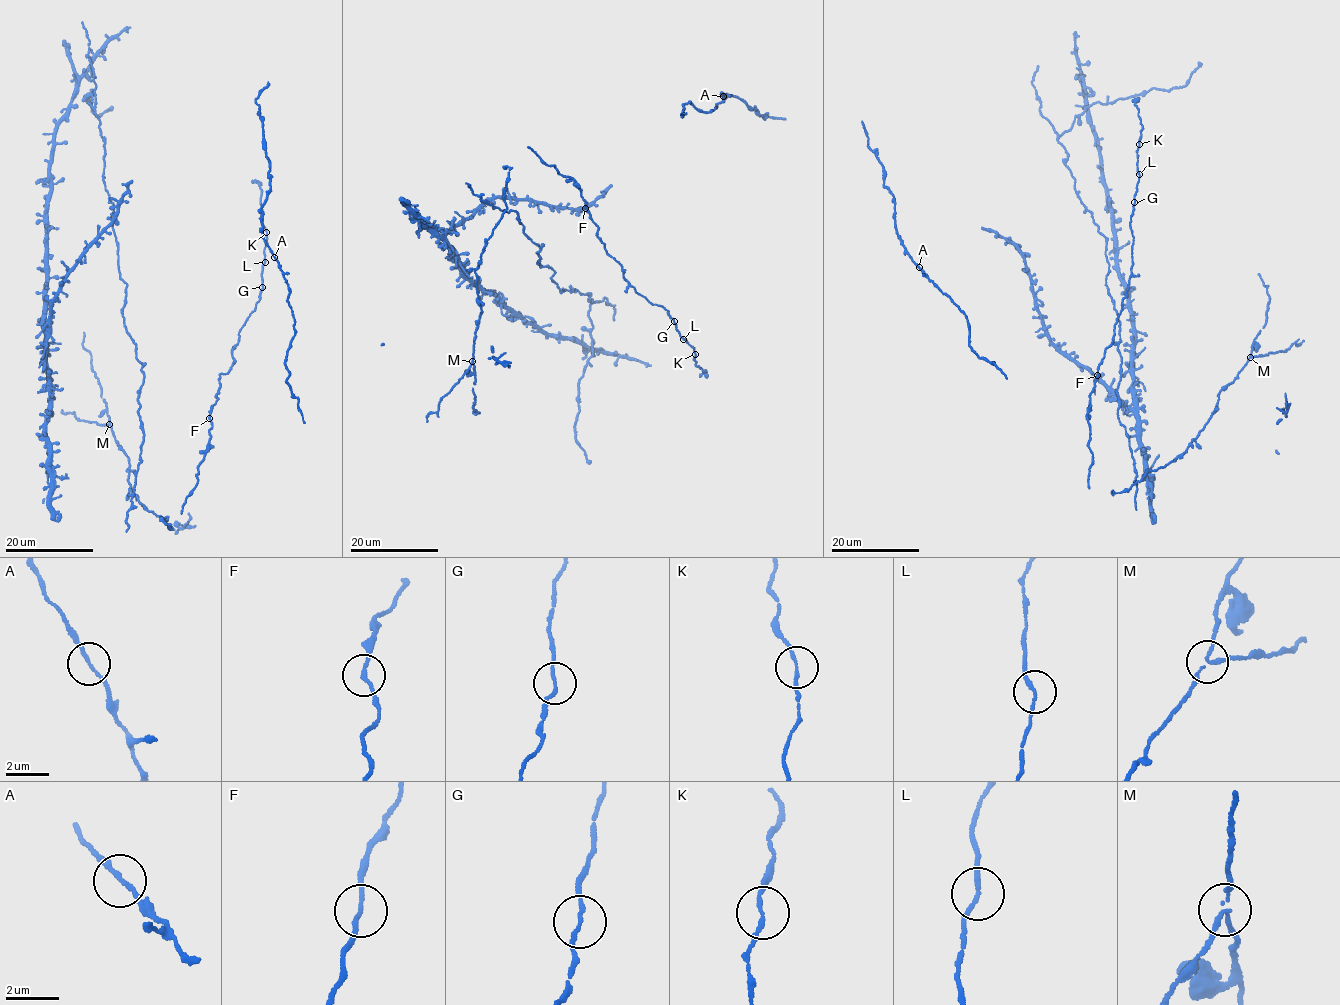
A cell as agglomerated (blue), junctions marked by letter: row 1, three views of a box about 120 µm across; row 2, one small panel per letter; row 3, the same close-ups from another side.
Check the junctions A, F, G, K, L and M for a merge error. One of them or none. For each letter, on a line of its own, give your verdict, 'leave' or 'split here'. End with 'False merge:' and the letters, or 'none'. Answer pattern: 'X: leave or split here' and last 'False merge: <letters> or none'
A: leave
F: leave
G: leave
K: leave
L: leave
M: split here
False merge: M

